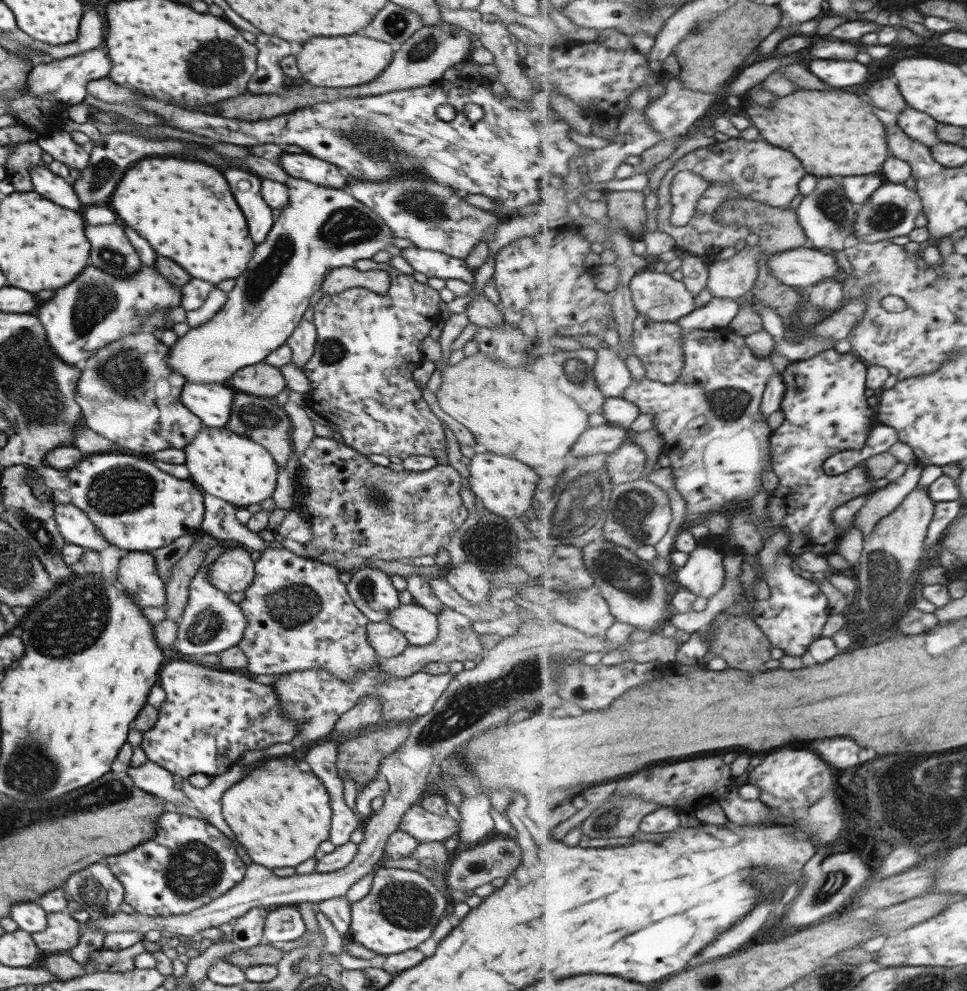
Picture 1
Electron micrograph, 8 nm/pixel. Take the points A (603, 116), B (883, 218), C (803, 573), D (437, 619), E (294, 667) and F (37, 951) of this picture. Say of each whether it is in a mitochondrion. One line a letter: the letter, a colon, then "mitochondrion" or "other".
A: other
B: mitochondrion
C: other
D: other
E: other
F: other

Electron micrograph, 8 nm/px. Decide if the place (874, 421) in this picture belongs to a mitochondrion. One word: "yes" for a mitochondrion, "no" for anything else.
no

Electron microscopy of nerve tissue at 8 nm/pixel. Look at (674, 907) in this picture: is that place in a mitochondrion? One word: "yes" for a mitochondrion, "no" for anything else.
no

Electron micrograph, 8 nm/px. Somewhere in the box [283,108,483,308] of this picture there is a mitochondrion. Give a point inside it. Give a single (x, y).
(372, 146)

